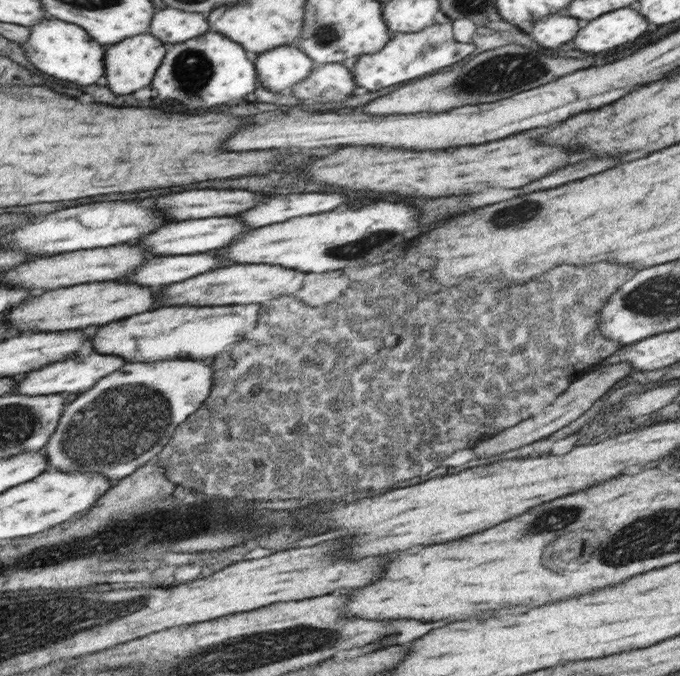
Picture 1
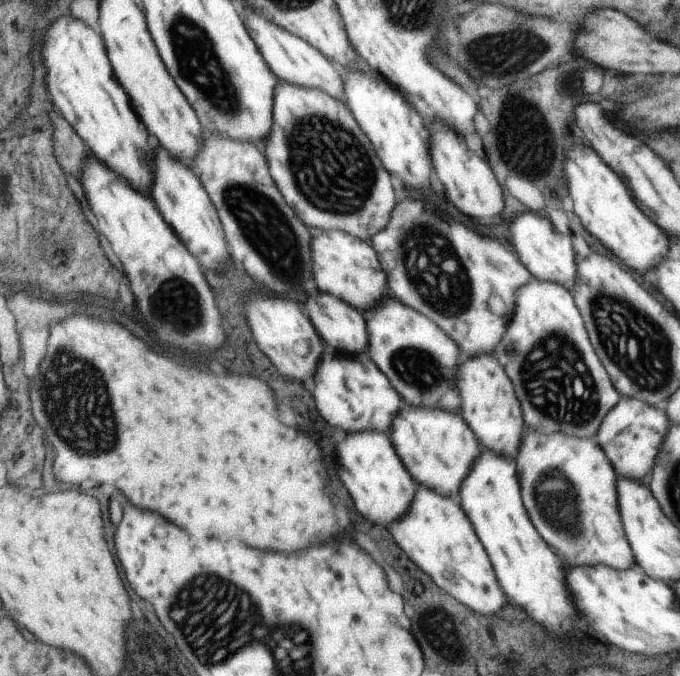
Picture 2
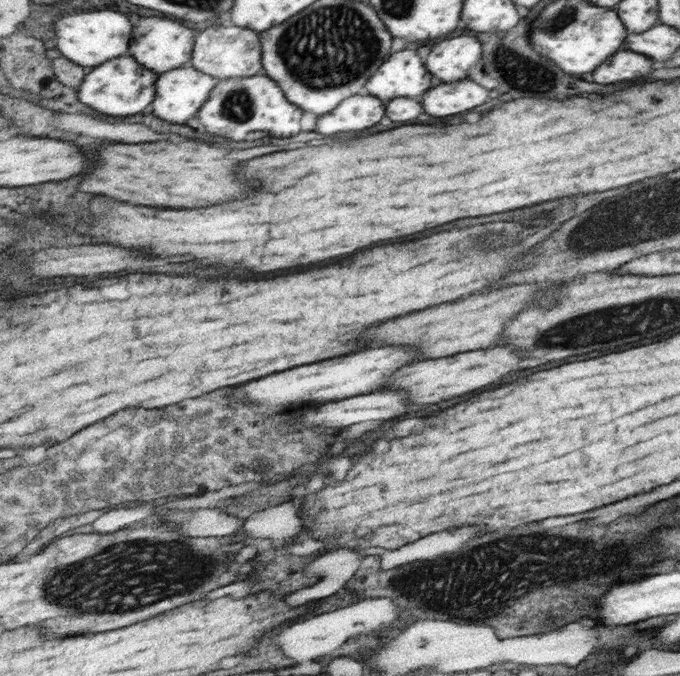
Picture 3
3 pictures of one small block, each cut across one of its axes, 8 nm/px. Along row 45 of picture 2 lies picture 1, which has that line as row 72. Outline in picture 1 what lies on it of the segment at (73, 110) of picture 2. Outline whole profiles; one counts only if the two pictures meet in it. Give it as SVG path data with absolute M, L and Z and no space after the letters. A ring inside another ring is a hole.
M44 20L31 28L33 31L28 41L27 54L40 70L56 78L80 82L86 86L96 84L106 74L106 48L96 42L86 32L86 28L64 20Z

